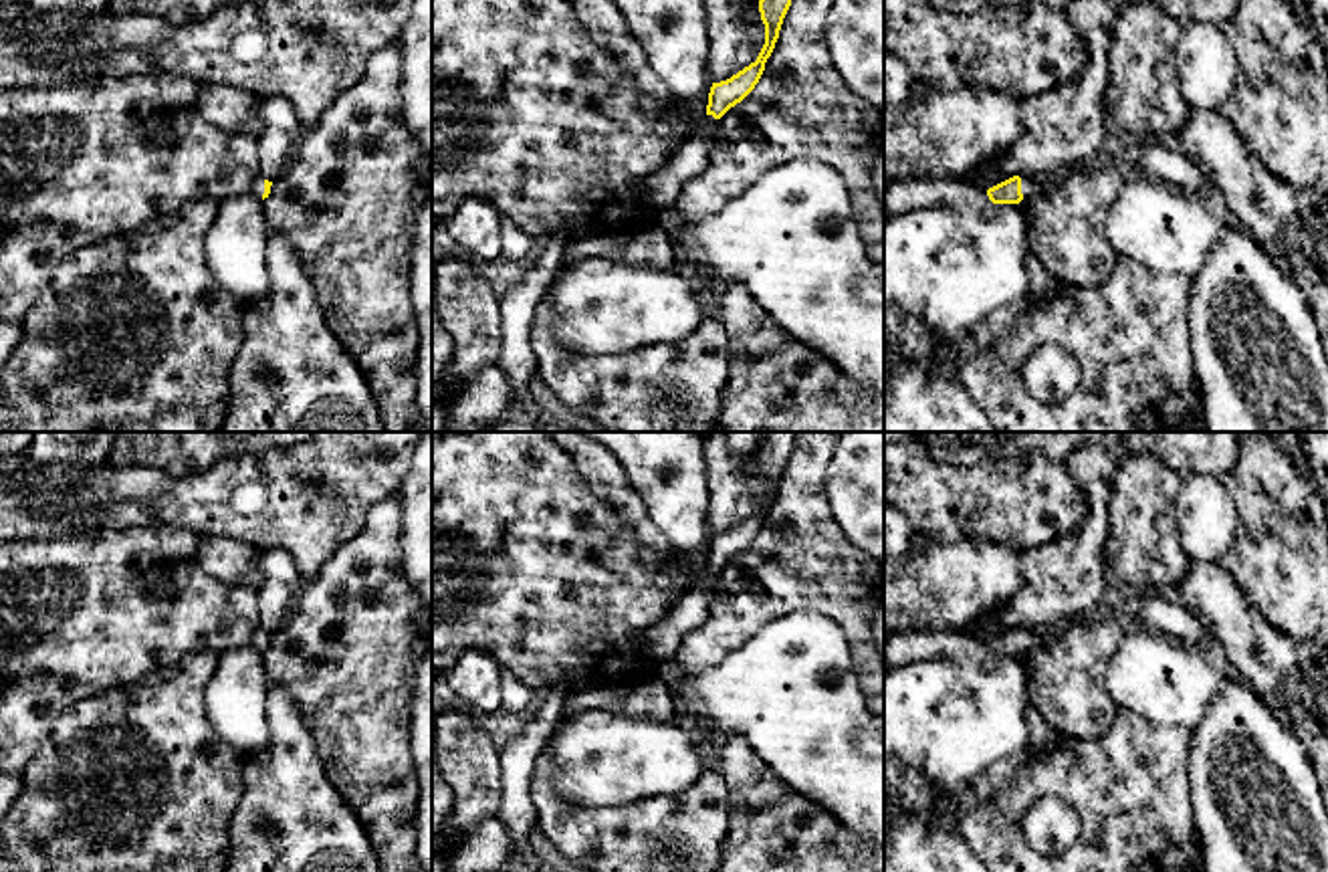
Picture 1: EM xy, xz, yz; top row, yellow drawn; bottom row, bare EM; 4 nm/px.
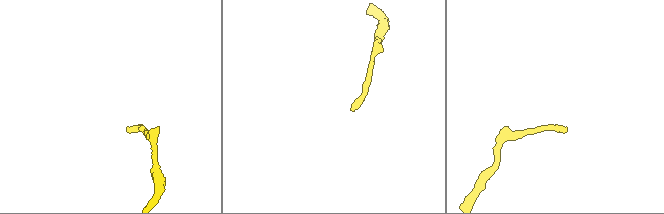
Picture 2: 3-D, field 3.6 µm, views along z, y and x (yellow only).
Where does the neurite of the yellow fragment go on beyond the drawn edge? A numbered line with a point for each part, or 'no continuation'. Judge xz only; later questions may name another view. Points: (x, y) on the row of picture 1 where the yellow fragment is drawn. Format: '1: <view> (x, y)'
1: xz (691, 156)

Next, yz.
1: yz (1032, 184)

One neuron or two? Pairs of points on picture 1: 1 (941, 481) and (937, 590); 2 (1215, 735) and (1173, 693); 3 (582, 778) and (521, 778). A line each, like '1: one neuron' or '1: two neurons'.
1: two neurons
2: two neurons
3: two neurons

